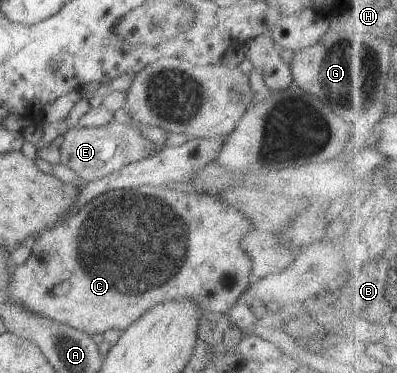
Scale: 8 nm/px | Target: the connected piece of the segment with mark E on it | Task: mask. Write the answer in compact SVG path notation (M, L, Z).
M112 121L105 126L93 128L74 126L62 136L59 161L64 167L71 169L84 183L101 179L105 175L119 171L129 163L145 159L158 151L158 145L149 141L150 139L145 137L137 127L131 127L129 122L119 124Z

